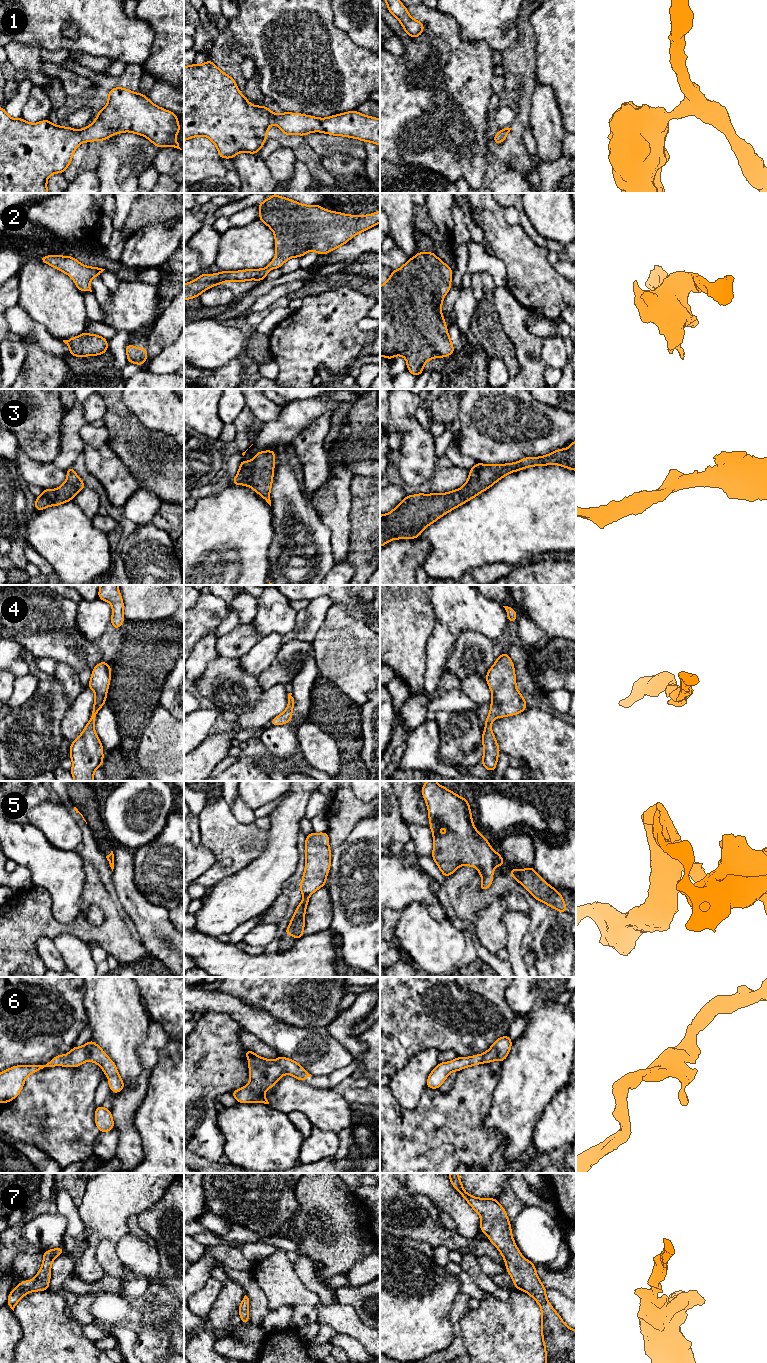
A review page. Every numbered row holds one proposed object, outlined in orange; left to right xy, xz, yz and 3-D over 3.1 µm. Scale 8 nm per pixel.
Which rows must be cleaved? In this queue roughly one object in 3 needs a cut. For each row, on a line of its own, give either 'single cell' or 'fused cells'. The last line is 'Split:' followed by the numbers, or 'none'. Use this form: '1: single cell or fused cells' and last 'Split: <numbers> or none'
1: single cell
2: single cell
3: single cell
4: single cell
5: fused cells
6: single cell
7: single cell
Split: 5

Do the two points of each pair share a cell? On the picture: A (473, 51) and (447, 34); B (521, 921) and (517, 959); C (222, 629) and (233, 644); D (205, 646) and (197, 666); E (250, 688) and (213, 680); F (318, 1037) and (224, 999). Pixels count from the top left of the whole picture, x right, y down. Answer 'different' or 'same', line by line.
A: same
B: same
C: different
D: same
E: same
F: same

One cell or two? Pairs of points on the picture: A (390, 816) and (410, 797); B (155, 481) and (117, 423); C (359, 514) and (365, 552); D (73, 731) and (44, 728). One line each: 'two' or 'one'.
A: two
B: one
C: one
D: two

